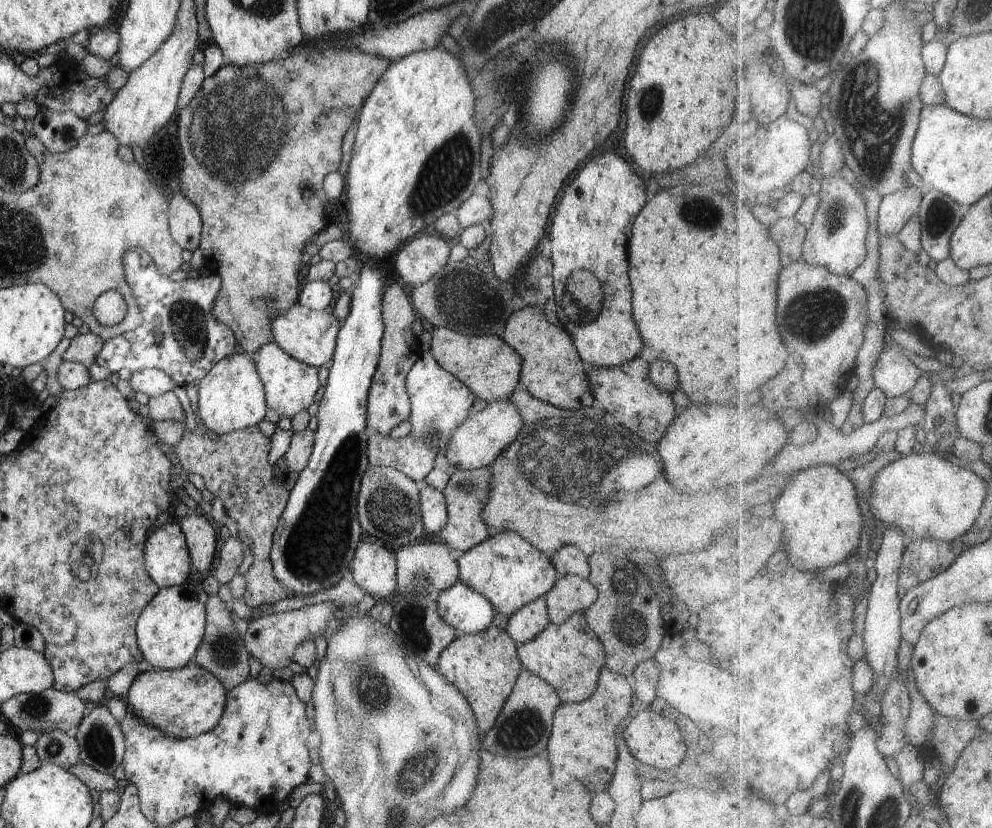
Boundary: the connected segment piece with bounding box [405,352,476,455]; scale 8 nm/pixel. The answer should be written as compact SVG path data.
M430 352L421 353L408 371L405 383L411 402L409 435L430 440L432 449L440 455L445 454L452 432L468 418L468 410L476 402L475 394L458 378L446 372Z

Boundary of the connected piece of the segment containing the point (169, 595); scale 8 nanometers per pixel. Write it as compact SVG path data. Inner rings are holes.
M184 583L170 588L159 588L156 596L144 607L138 617L135 633L137 645L154 669L181 669L192 662L202 642L206 626L206 601L209 597L202 586Z

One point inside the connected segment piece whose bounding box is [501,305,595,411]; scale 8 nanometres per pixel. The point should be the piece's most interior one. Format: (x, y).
(552, 371)

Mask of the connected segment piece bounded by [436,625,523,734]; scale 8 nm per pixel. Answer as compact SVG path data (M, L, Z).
M490 625L482 632L456 637L437 660L437 671L464 695L482 734L497 724L500 709L523 670L517 657L518 647L506 630Z

